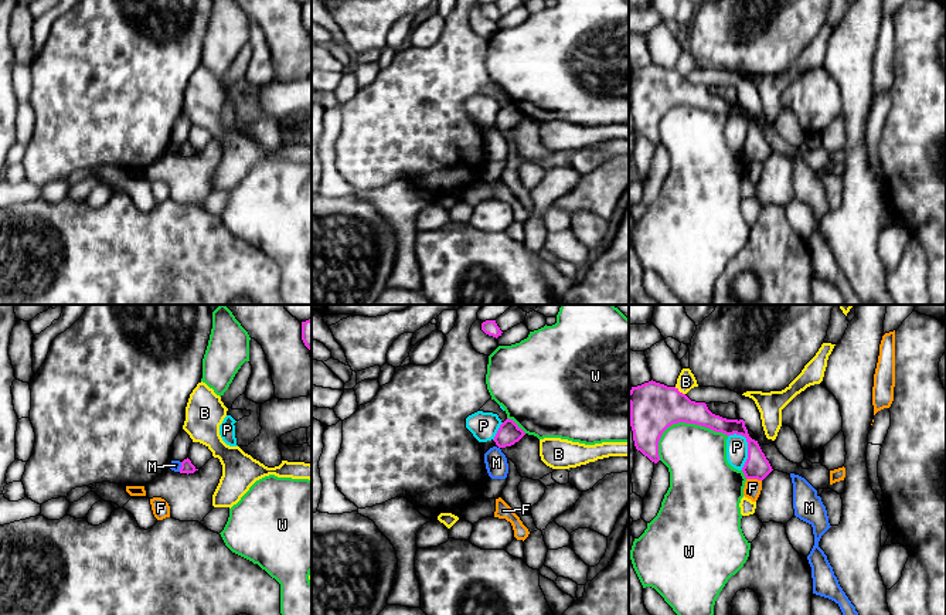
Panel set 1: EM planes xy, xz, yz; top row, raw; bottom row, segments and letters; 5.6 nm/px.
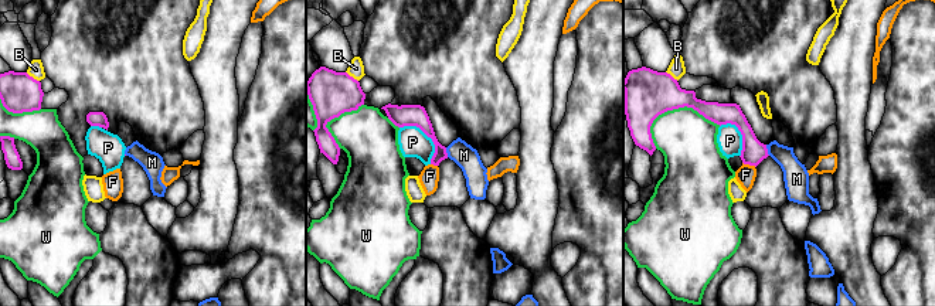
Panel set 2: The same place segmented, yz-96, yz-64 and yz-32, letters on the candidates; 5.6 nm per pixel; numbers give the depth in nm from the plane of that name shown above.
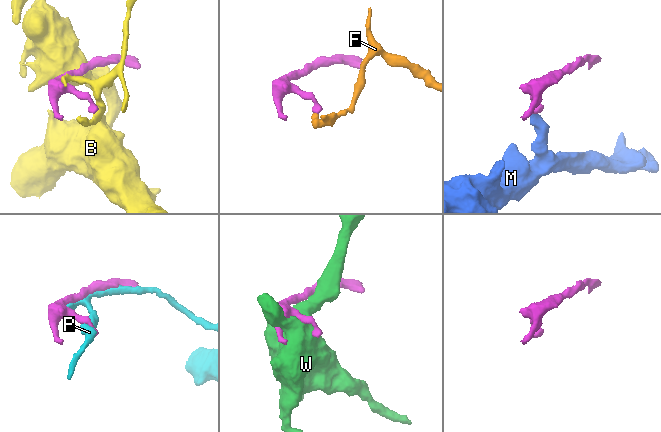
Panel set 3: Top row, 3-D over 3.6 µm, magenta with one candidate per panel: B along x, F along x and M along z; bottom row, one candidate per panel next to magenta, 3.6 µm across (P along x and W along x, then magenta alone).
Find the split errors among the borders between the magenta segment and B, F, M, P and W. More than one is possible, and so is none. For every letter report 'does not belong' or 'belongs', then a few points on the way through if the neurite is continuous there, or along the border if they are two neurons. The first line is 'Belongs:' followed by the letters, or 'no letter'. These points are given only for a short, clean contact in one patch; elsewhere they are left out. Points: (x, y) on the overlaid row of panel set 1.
Belongs: no letter
B: does not belong | along yz (674, 387), (684, 394)
F: does not belong | along yz (747, 478), (761, 481)
M: does not belong | along xy (181, 462), (179, 471)
P: does not belong
W: does not belong

